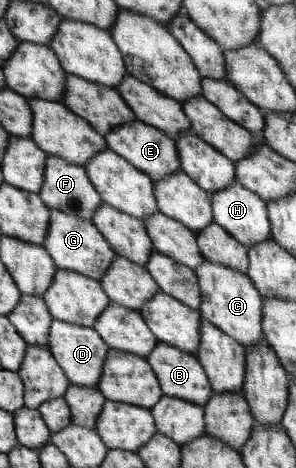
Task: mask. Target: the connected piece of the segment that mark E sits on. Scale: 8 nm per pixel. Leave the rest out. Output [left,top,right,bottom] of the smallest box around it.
[103,120,180,182]

